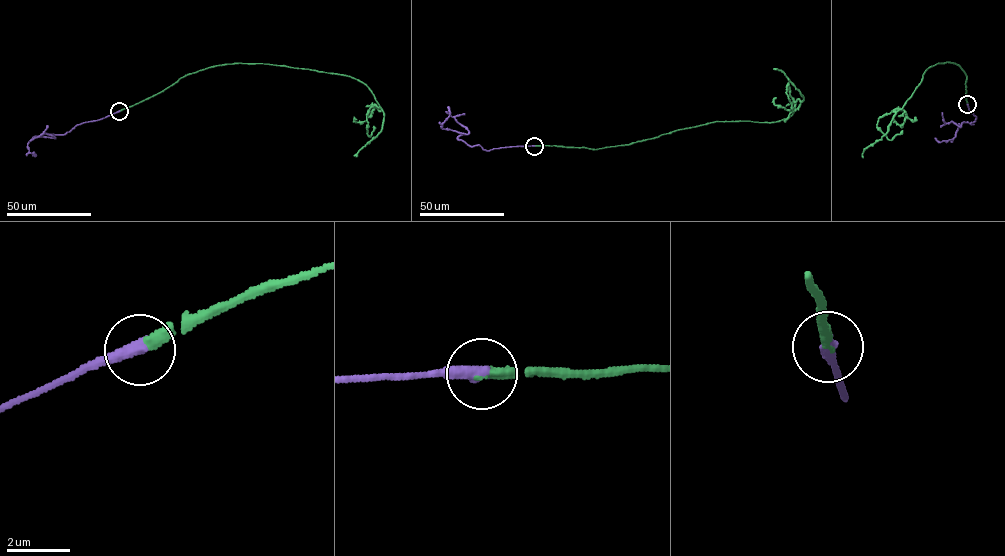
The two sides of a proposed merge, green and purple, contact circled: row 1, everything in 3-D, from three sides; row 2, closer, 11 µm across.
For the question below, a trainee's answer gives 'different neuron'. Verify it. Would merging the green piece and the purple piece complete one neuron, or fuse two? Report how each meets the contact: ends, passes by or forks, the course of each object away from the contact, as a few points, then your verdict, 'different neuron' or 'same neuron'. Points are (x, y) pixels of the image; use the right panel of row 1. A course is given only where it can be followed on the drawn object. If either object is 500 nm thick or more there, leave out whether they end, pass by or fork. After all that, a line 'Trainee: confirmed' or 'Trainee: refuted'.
green ends; purple ends; course green (967, 104), (959, 66), (936, 64), (901, 109), (878, 119), (888, 139), (902, 130); course purple (967, 104), (976, 116), (973, 124), (958, 123), (953, 138), (938, 142), (934, 138); same neuron
Trainee: refuted

